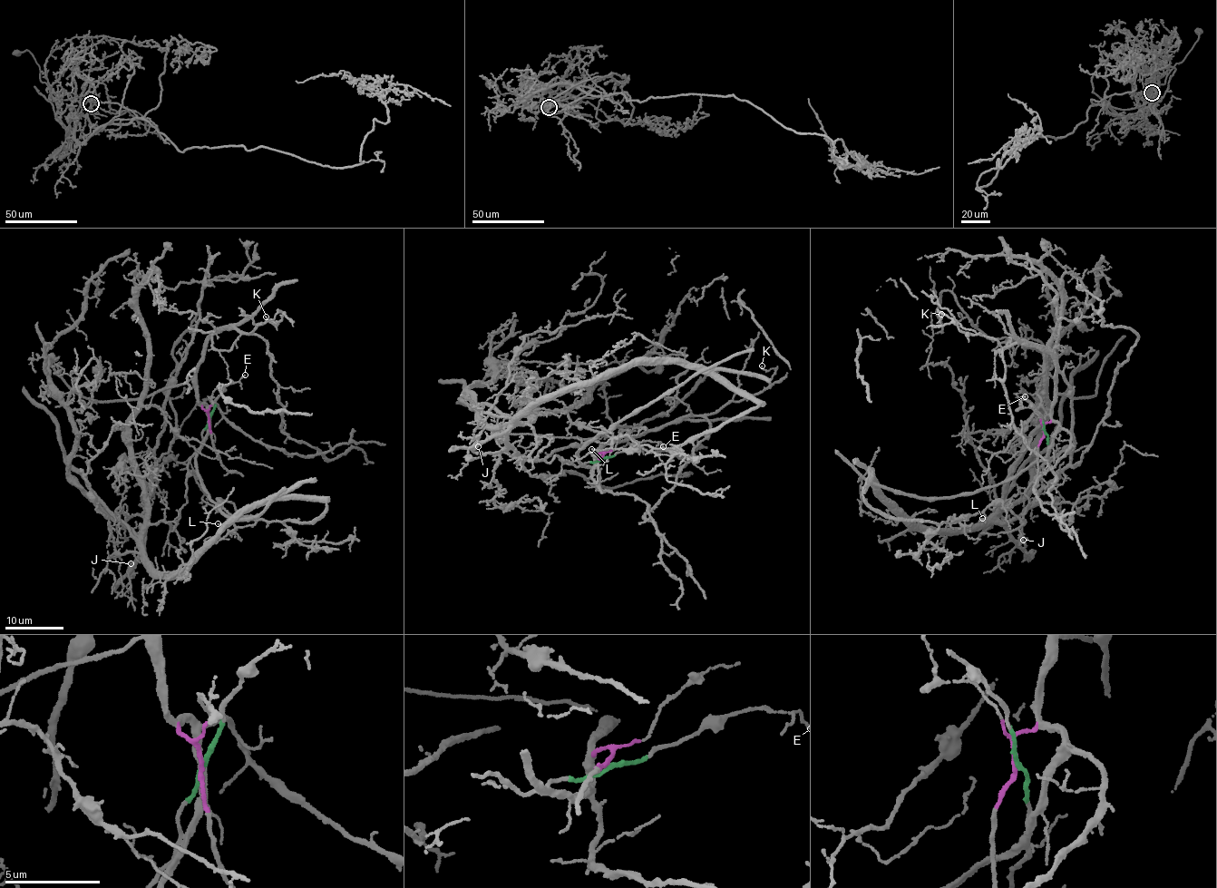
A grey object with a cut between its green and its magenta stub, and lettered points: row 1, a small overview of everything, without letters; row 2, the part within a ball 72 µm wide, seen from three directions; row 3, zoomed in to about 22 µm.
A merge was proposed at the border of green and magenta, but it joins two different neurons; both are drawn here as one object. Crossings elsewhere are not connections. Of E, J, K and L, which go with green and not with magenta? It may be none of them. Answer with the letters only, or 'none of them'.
E, J, L

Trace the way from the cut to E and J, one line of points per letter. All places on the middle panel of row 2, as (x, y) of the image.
E: (601, 458), (641, 442), (658, 441), (663, 447)
J: (601, 458), (577, 467), (556, 455), (550, 463), (534, 461), (534, 434), (520, 423), (472, 448), (479, 446)

